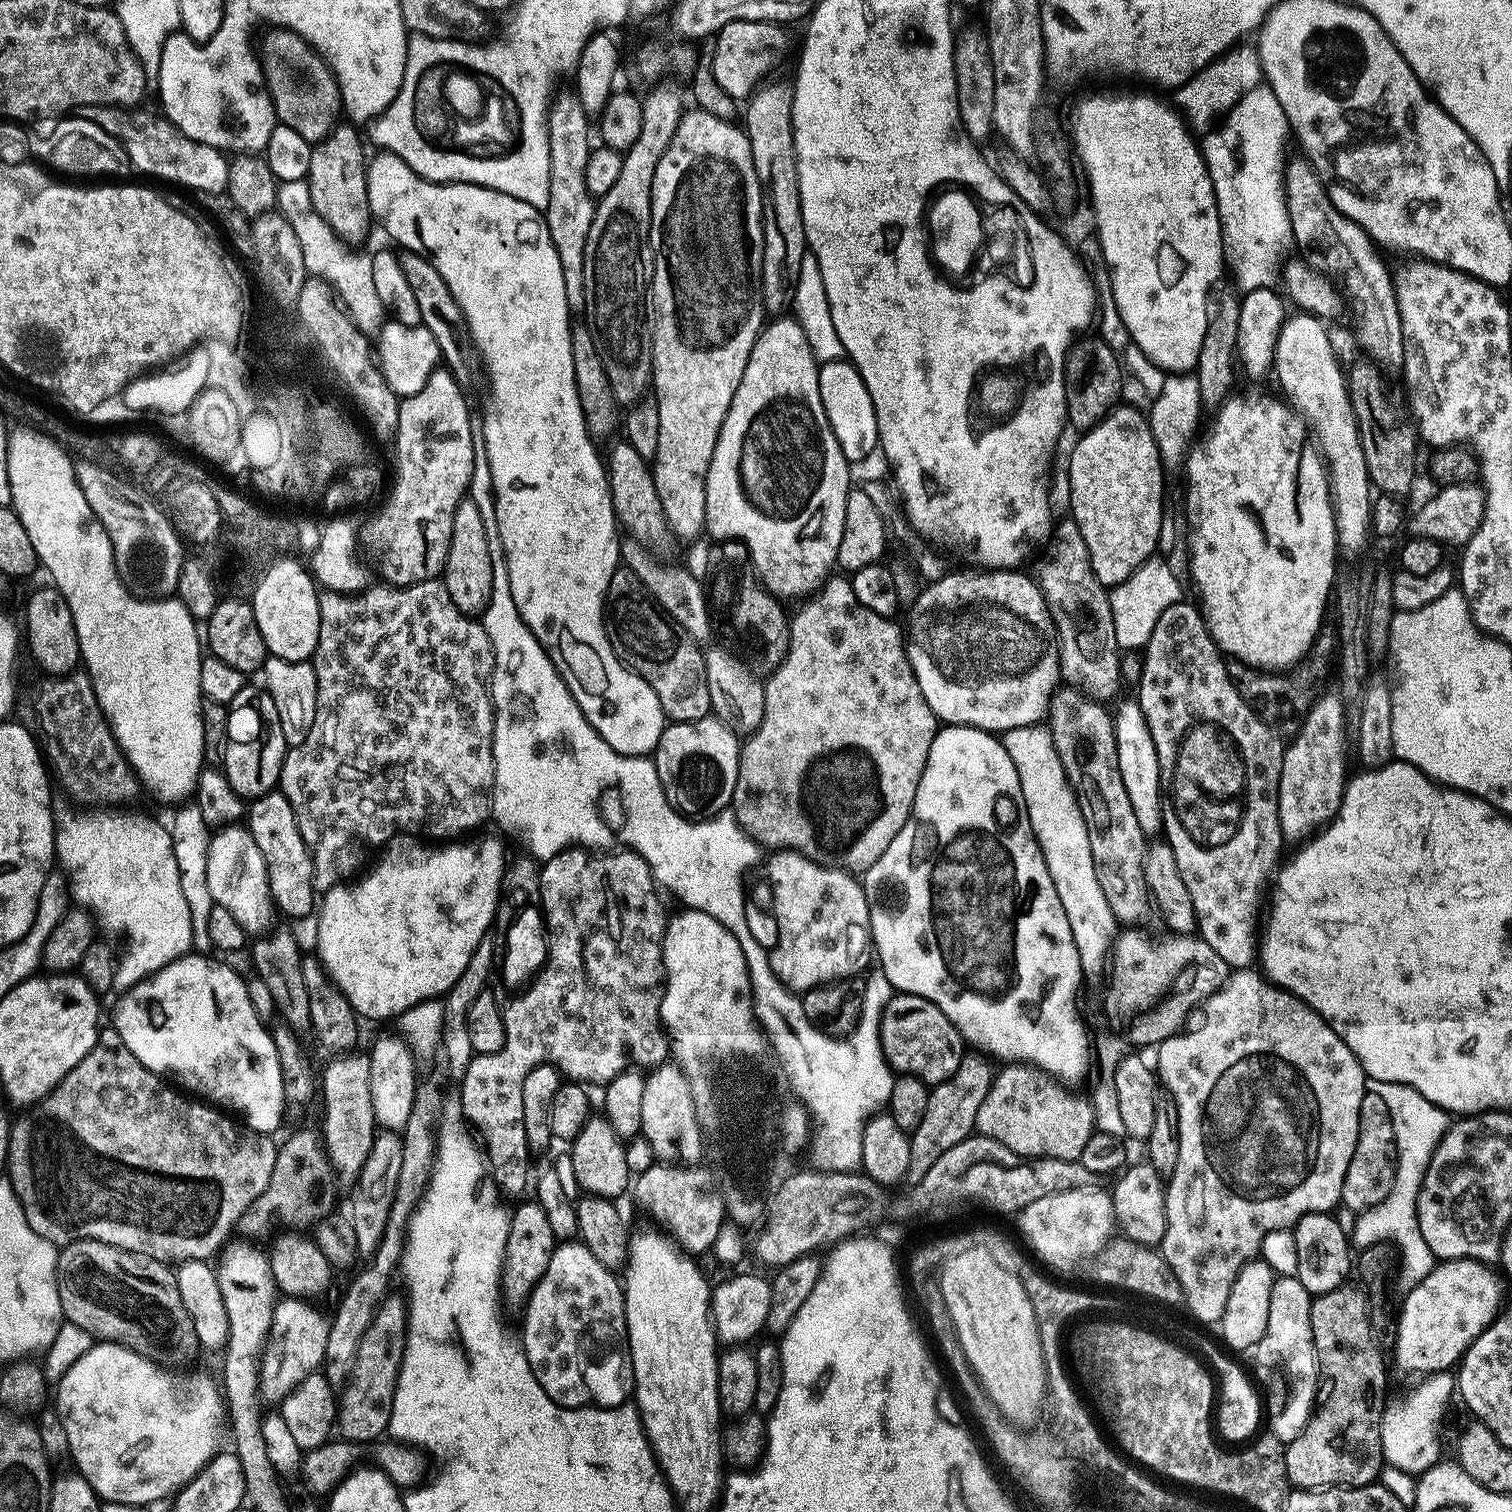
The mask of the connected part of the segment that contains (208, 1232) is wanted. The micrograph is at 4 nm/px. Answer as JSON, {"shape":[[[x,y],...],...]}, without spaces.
{"shape":[[[104,1026],[101,1027],[100,1036],[96,1039],[90,1054],[86,1054],[86,1058],[82,1058],[82,1062],[78,1062],[78,1066],[74,1066],[74,1070],[70,1070],[70,1074],[62,1078],[62,1082],[58,1082],[54,1091],[48,1093],[39,1104],[27,1109],[21,1115],[24,1117],[17,1124],[15,1121],[11,1125],[8,1134],[6,1178],[12,1183],[16,1200],[24,1212],[23,1223],[32,1228],[34,1234],[38,1234],[53,1246],[73,1244],[79,1240],[106,1242],[115,1248],[146,1258],[154,1258],[169,1266],[179,1266],[187,1263],[188,1260],[211,1261],[212,1255],[216,1251],[219,1253],[225,1247],[224,1239],[234,1232],[242,1214],[256,1201],[258,1194],[262,1194],[262,1190],[270,1186],[270,1174],[274,1174],[277,1141],[272,1141],[275,1139],[271,1135],[253,1132],[251,1128],[237,1122],[221,1109],[209,1106],[199,1099],[189,1098],[175,1087],[167,1088],[164,1084],[167,1083],[161,1077],[146,1066],[142,1066],[142,1062],[138,1062],[138,1058],[130,1054],[130,1050],[126,1050],[126,1042],[122,1042],[115,1027]]]}

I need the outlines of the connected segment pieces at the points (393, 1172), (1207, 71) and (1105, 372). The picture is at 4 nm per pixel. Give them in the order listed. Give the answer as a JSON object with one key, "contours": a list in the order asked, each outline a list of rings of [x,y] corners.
{"contours":[[[[380,1134],[372,1143],[370,1158],[360,1171],[356,1180],[352,1202],[346,1209],[346,1215],[354,1226],[354,1235],[358,1237],[361,1253],[368,1258],[375,1257],[380,1248],[380,1240],[384,1237],[386,1224],[390,1218],[390,1208],[394,1206],[394,1198],[398,1190],[398,1173],[402,1171],[403,1139],[396,1134]]],[[[1235,45],[1223,56],[1216,57],[1211,63],[1199,71],[1192,79],[1188,79],[1182,87],[1175,91],[1172,98],[1175,107],[1193,135],[1200,136],[1207,133],[1212,122],[1227,115],[1250,89],[1257,87],[1263,79],[1259,51],[1252,45]]],[[[1080,338],[1073,343],[1072,347],[1068,350],[1068,360],[1064,364],[1064,381],[1066,382],[1066,406],[1068,407],[1068,418],[1067,423],[1069,425],[1072,424],[1074,427],[1077,428],[1077,433],[1083,434],[1085,432],[1090,431],[1095,424],[1098,422],[1102,422],[1104,420],[1104,417],[1108,415],[1109,412],[1112,411],[1113,408],[1117,407],[1121,403],[1120,400],[1120,391],[1124,388],[1124,380],[1126,381],[1126,372],[1125,369],[1122,367],[1122,360],[1119,355],[1116,356],[1114,353],[1112,353],[1112,348],[1110,345],[1107,344],[1104,340],[1084,340],[1088,338]]]]}

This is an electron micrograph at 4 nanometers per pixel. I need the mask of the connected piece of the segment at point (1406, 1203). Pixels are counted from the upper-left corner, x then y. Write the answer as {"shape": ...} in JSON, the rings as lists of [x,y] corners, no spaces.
{"shape":[[[1373,1080],[1370,1084],[1370,1091],[1379,1094],[1385,1100],[1386,1107],[1390,1109],[1390,1122],[1394,1122],[1394,1138],[1396,1139],[1396,1173],[1394,1174],[1394,1186],[1390,1186],[1390,1194],[1386,1194],[1386,1198],[1382,1198],[1373,1208],[1367,1208],[1366,1211],[1356,1216],[1350,1240],[1357,1249],[1385,1242],[1393,1245],[1398,1253],[1398,1273],[1400,1272],[1400,1277],[1397,1280],[1395,1277],[1394,1284],[1395,1287],[1397,1284],[1401,1288],[1401,1293],[1406,1294],[1414,1286],[1418,1286],[1418,1282],[1422,1282],[1422,1278],[1426,1278],[1426,1274],[1430,1274],[1438,1263],[1430,1246],[1426,1246],[1426,1238],[1422,1238],[1422,1230],[1418,1226],[1416,1217],[1416,1203],[1422,1186],[1422,1178],[1430,1166],[1430,1158],[1434,1154],[1438,1142],[1442,1142],[1442,1138],[1446,1134],[1450,1116],[1437,1104],[1430,1102],[1430,1098],[1418,1094],[1418,1090],[1414,1090],[1409,1084]]]}

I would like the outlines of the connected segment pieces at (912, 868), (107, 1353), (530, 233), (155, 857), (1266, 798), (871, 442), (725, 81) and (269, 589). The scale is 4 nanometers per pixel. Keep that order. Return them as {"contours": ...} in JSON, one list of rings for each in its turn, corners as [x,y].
{"contours":[[[[963,724],[944,726],[937,731],[934,742],[930,746],[930,754],[926,758],[926,770],[918,782],[918,794],[914,794],[914,806],[910,818],[906,822],[906,826],[902,826],[902,830],[898,830],[898,838],[894,838],[894,842],[890,842],[890,846],[886,846],[886,854],[882,854],[882,858],[878,858],[878,862],[874,862],[874,866],[870,866],[867,872],[863,873],[862,883],[870,910],[868,931],[872,933],[874,956],[877,961],[880,959],[879,971],[883,972],[884,977],[892,984],[896,992],[914,994],[934,1002],[934,1006],[938,1006],[938,1010],[942,1010],[942,1014],[946,1014],[946,1018],[950,1018],[950,1022],[954,1022],[954,1026],[960,1037],[964,1039],[965,1045],[972,1047],[973,1044],[976,1047],[973,1049],[977,1053],[991,1058],[993,1061],[1004,1060],[1000,1062],[1031,1064],[1034,1068],[1041,1068],[1043,1072],[1047,1072],[1049,1076],[1053,1076],[1065,1086],[1073,1086],[1072,1084],[1078,1083],[1087,1072],[1090,1072],[1090,1065],[1094,1060],[1094,1048],[1090,1043],[1090,1036],[1088,1040],[1088,1028],[1084,1025],[1083,1018],[1080,1017],[1080,1004],[1076,1001],[1080,996],[1080,983],[1086,976],[1086,969],[1082,966],[1078,956],[1078,946],[1074,946],[1074,930],[1070,930],[1070,918],[1066,918],[1066,909],[1062,907],[1062,898],[1058,898],[1058,890],[1054,890],[1054,878],[1050,878],[1046,858],[1034,838],[1034,830],[1030,826],[1030,818],[1026,814],[1026,798],[1022,798],[1022,782],[1018,782],[1018,770],[1014,770],[1014,762],[1010,762],[1010,754],[1006,754],[1003,743],[993,733],[983,732],[981,728],[965,728]]],[[[96,1342],[93,1343],[90,1350],[86,1350],[86,1354],[82,1354],[82,1358],[78,1358],[78,1362],[74,1362],[74,1366],[70,1366],[70,1370],[66,1370],[66,1374],[63,1378],[55,1385],[54,1388],[54,1410],[60,1415],[60,1421],[62,1422],[63,1429],[66,1430],[66,1438],[70,1441],[70,1450],[68,1451],[68,1456],[70,1460],[76,1463],[75,1471],[85,1480],[85,1482],[96,1491],[97,1496],[100,1497],[101,1501],[107,1502],[109,1504],[122,1504],[122,1505],[138,1505],[141,1508],[147,1507],[147,1504],[156,1502],[166,1496],[171,1497],[174,1493],[178,1492],[180,1488],[184,1487],[209,1463],[212,1457],[216,1454],[219,1449],[218,1442],[222,1434],[222,1424],[226,1422],[226,1404],[223,1399],[223,1395],[219,1385],[212,1384],[210,1381],[204,1378],[194,1378],[187,1382],[186,1388],[184,1385],[179,1384],[179,1382],[172,1378],[173,1376],[169,1371],[158,1367],[156,1364],[150,1362],[146,1358],[142,1358],[137,1352],[130,1351],[128,1348],[124,1348],[121,1344],[109,1344],[107,1342]]],[[[383,150],[375,153],[377,156],[367,161],[368,166],[368,197],[370,210],[375,223],[388,231],[392,240],[397,240],[405,252],[413,252],[426,258],[442,274],[442,282],[450,286],[450,294],[454,294],[454,302],[462,310],[468,323],[468,333],[472,335],[472,343],[478,353],[478,360],[484,363],[488,371],[488,388],[492,393],[488,396],[488,405],[484,408],[484,427],[482,433],[485,442],[485,458],[490,468],[490,478],[493,484],[494,508],[497,511],[498,530],[496,536],[504,547],[502,561],[508,567],[510,574],[510,594],[514,594],[514,606],[518,606],[518,614],[526,626],[538,638],[538,642],[546,650],[546,654],[554,662],[562,682],[570,690],[574,702],[582,710],[582,714],[594,726],[594,730],[615,752],[624,756],[648,756],[655,753],[658,742],[666,727],[666,717],[662,710],[662,702],[658,702],[658,694],[650,690],[650,686],[632,671],[623,659],[612,649],[610,638],[604,629],[604,613],[606,601],[604,595],[610,586],[610,578],[614,578],[616,569],[621,567],[620,546],[621,533],[618,531],[616,511],[612,505],[612,492],[608,488],[608,469],[605,461],[596,453],[597,445],[587,432],[583,418],[582,402],[579,401],[578,388],[575,385],[574,359],[571,353],[572,328],[568,324],[570,309],[566,302],[566,286],[562,282],[562,262],[558,262],[558,250],[554,250],[554,242],[550,238],[548,222],[543,211],[530,202],[522,202],[522,198],[514,198],[510,194],[502,194],[498,190],[490,190],[486,186],[473,184],[432,184],[422,178],[402,158],[392,152]]],[[[88,806],[85,812],[75,812],[72,808],[55,809],[56,817],[56,860],[58,861],[59,871],[64,873],[68,879],[68,891],[71,899],[75,901],[81,909],[90,915],[95,927],[102,933],[113,932],[114,935],[124,935],[124,957],[119,957],[114,974],[113,989],[117,993],[123,994],[129,988],[134,987],[140,980],[145,980],[148,976],[153,976],[158,970],[162,970],[170,962],[180,959],[181,956],[189,955],[193,951],[191,942],[191,922],[190,909],[186,906],[185,895],[182,894],[181,883],[179,881],[178,865],[174,860],[174,846],[171,844],[171,834],[167,827],[164,828],[152,816],[143,816],[140,812],[107,812],[104,806]]],[[[1179,602],[1167,606],[1154,625],[1153,633],[1142,648],[1144,669],[1138,685],[1138,703],[1146,718],[1146,726],[1150,726],[1150,738],[1154,738],[1154,750],[1158,750],[1158,770],[1160,771],[1160,805],[1164,811],[1163,835],[1166,843],[1174,850],[1174,862],[1178,862],[1178,874],[1182,874],[1182,882],[1186,882],[1186,890],[1190,893],[1190,902],[1194,902],[1196,926],[1201,940],[1206,941],[1210,950],[1215,950],[1218,958],[1228,964],[1229,969],[1252,968],[1258,956],[1258,925],[1262,920],[1262,909],[1266,904],[1266,893],[1270,881],[1277,871],[1280,860],[1280,847],[1286,844],[1280,819],[1278,818],[1278,782],[1282,774],[1282,758],[1284,757],[1285,741],[1276,737],[1277,729],[1273,725],[1262,722],[1256,712],[1243,700],[1231,680],[1229,666],[1224,665],[1225,653],[1214,642],[1204,623],[1204,613],[1195,603]]],[[[847,359],[820,364],[818,394],[822,394],[822,410],[826,410],[834,438],[838,438],[838,446],[842,446],[842,454],[848,459],[849,465],[856,466],[872,451],[875,453],[880,442],[878,418],[870,390],[866,390],[866,382],[862,382],[862,374],[858,374],[856,367]]],[[[730,22],[715,35],[712,72],[718,85],[737,102],[744,102],[769,79],[768,75],[788,56],[788,36],[778,24]]],[[[280,558],[268,565],[255,581],[250,603],[254,610],[254,622],[258,622],[258,630],[262,630],[269,656],[277,656],[286,662],[311,661],[318,646],[320,592],[311,571],[290,559]]]]}

